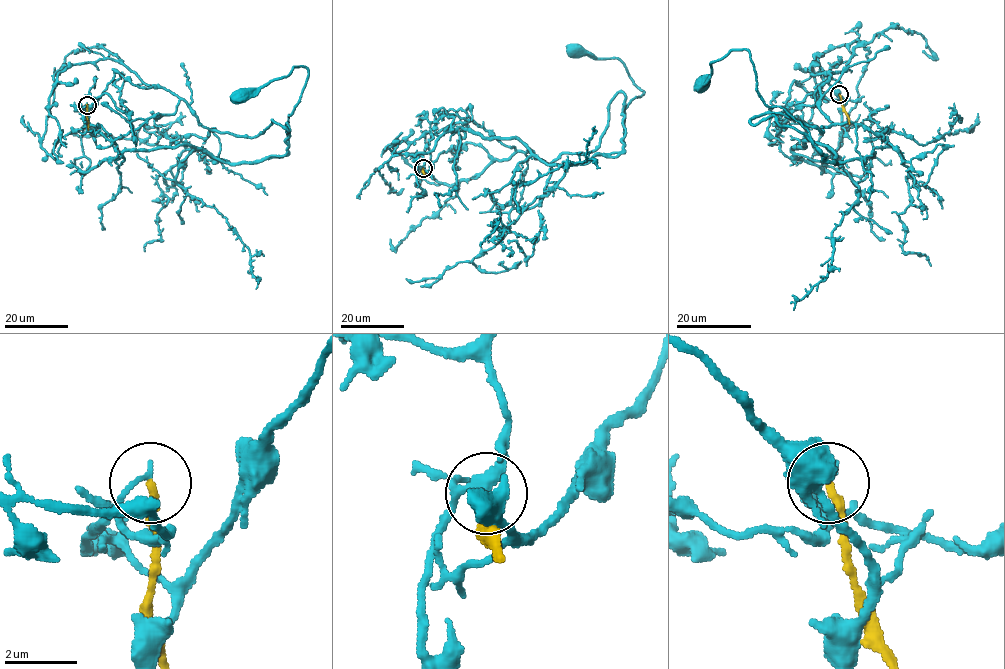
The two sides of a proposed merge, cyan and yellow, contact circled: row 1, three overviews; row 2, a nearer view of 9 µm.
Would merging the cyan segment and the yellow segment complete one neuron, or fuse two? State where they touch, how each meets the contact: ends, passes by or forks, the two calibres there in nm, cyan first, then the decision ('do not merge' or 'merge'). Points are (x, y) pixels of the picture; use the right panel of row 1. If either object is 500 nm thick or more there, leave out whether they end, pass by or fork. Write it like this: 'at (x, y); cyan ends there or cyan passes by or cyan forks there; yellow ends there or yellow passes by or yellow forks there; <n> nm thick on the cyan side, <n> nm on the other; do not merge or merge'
at (839, 94); cyan ends there; yellow ends there; 130 nm thick on the cyan side, 240 nm on the other; do not merge

